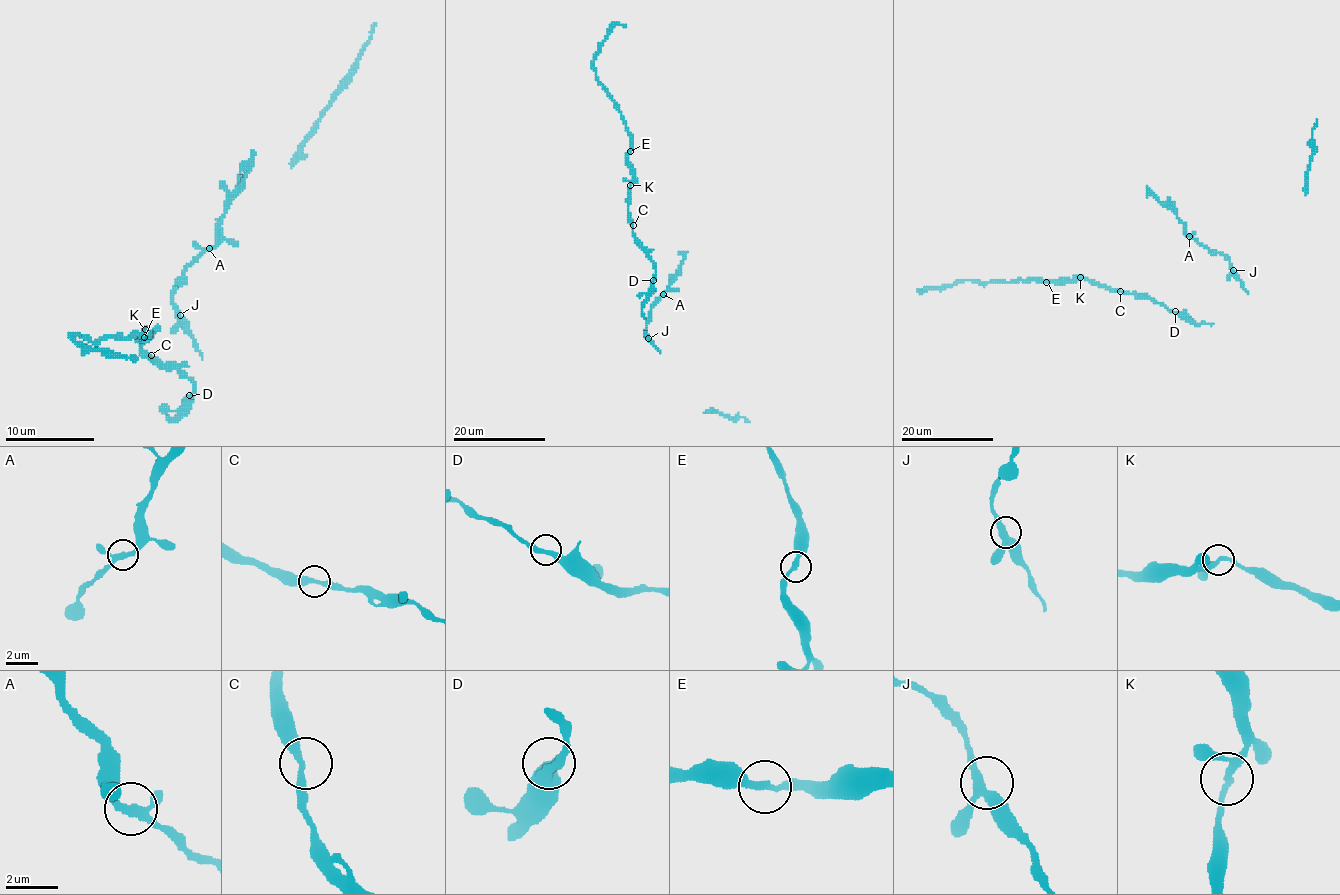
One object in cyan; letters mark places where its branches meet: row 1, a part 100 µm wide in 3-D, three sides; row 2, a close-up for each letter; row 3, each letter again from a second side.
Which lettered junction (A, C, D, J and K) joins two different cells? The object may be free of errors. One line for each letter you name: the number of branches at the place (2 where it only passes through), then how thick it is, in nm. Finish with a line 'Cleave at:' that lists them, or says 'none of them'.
Cleave at: none of them

